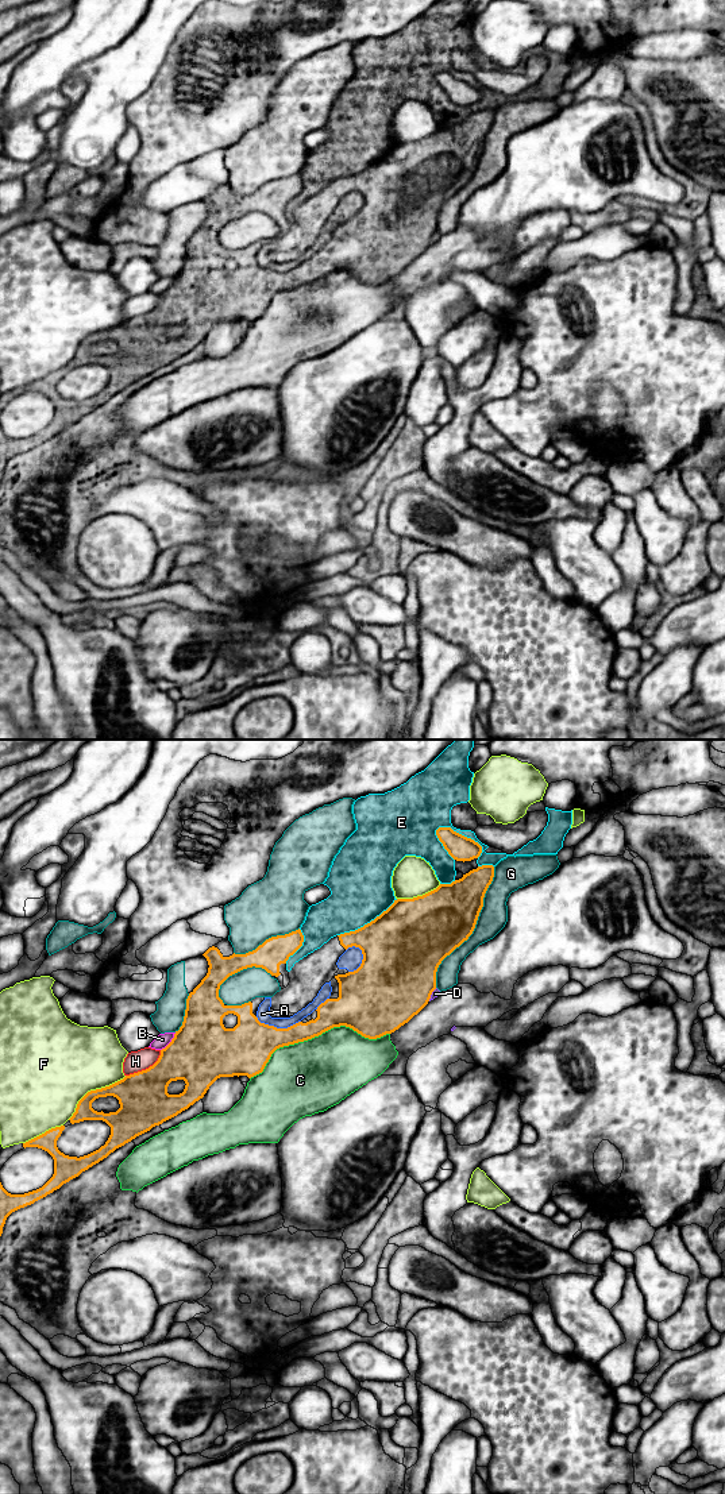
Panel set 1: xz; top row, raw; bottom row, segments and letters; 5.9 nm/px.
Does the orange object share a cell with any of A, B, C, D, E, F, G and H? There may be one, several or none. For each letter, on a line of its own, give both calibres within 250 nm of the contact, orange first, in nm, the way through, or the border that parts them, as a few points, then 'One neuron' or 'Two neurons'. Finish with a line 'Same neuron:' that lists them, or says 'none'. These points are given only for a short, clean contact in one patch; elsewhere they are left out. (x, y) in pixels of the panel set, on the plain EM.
A: Thickness 300 nm (orange) against 80 nm. Two neurons
B: Thickness 380 nm (orange) against 80 nm. Two neurons
C: Thickness 200 nm (orange) against 420 nm. Two neurons
D: Thickness 460 nm (orange) against 50 nm. Two neurons
E: Thickness 150 nm (orange) against 280 nm. Two neurons
F: Thickness 220 nm (orange) against 460 nm. Two neurons
G: Thickness 380 nm (orange) against 170 nm. Two neurons
H: Thickness 300 nm (orange) against 130 nm. Two neurons
Same neuron: none

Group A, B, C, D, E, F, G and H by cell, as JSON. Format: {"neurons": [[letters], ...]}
{"neurons": [["A", "E"], ["B"], ["C"], ["D", "H"], ["F"], ["G"]]}

